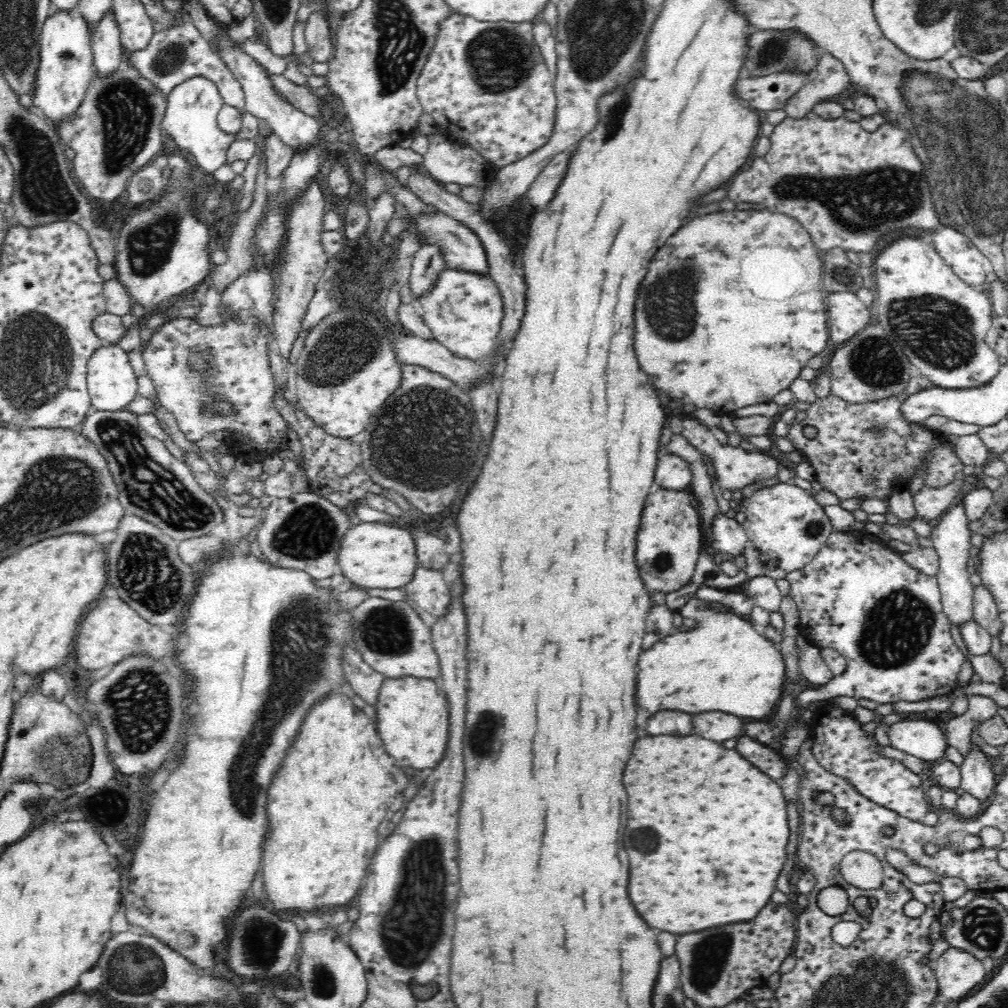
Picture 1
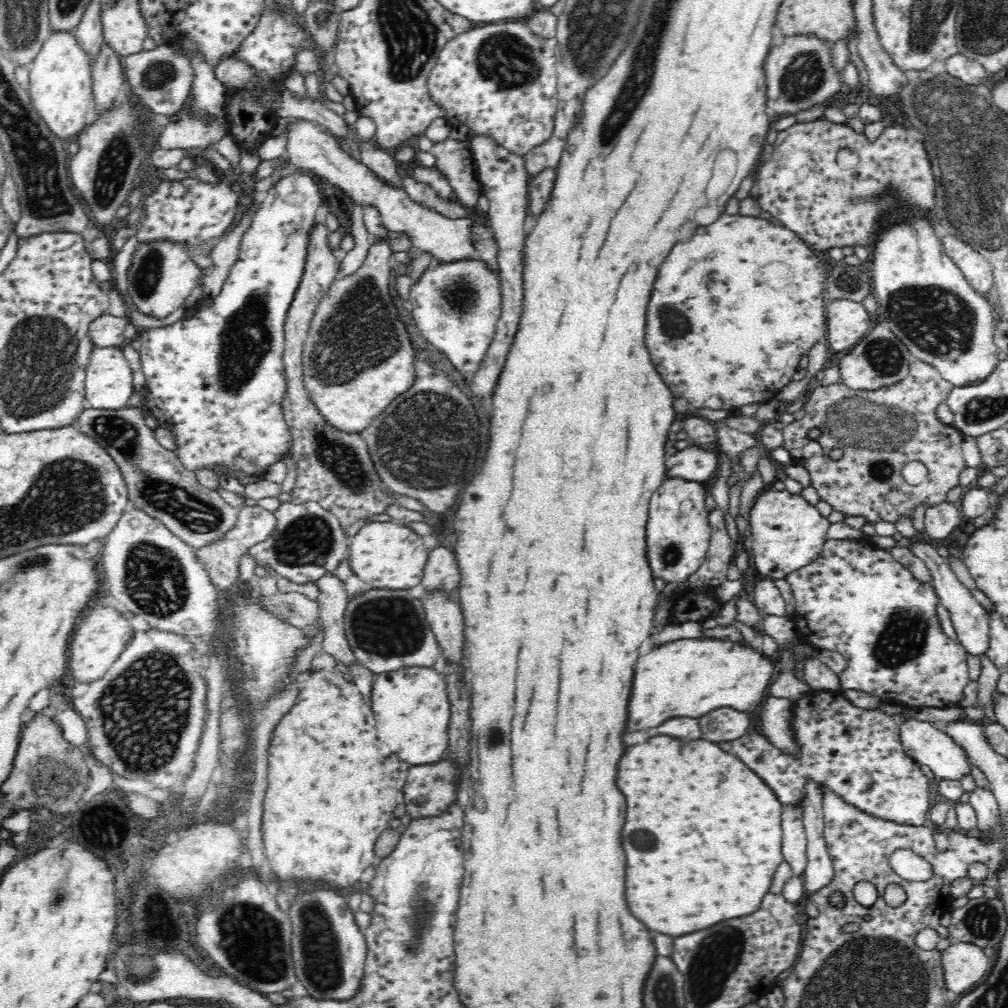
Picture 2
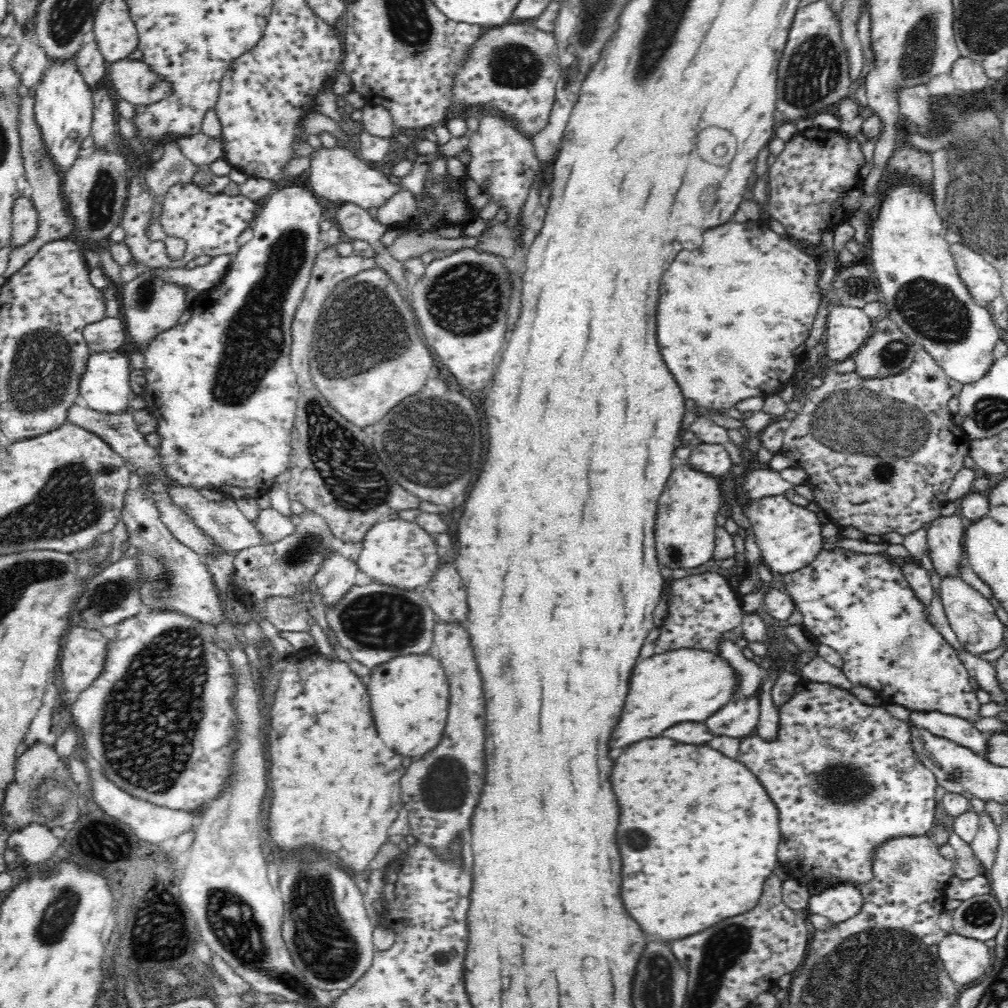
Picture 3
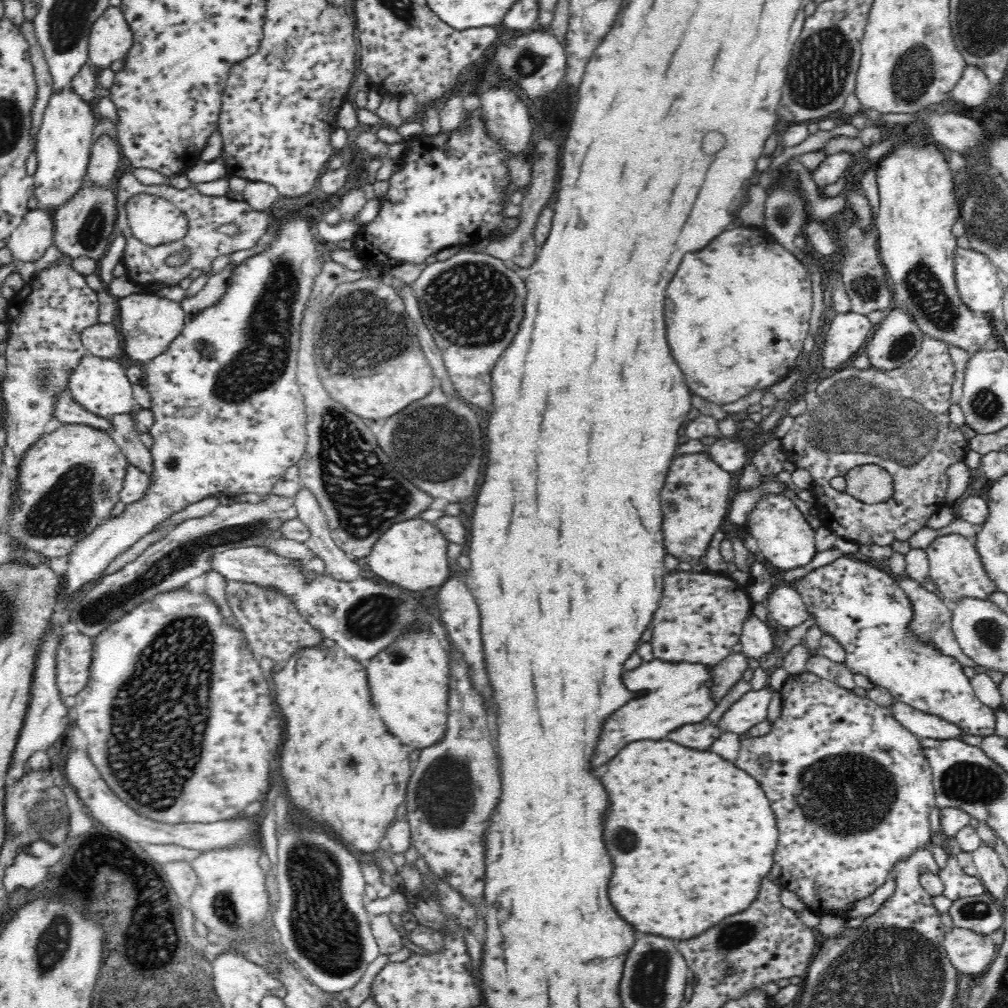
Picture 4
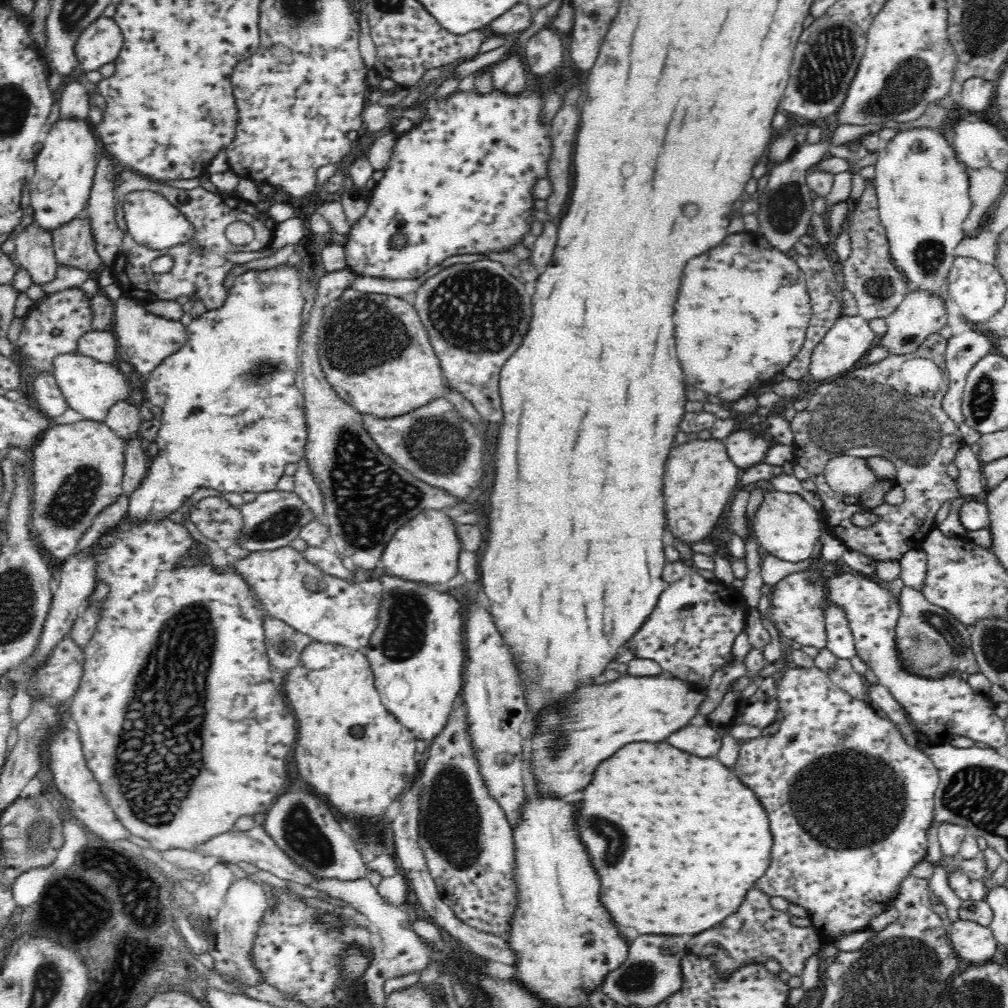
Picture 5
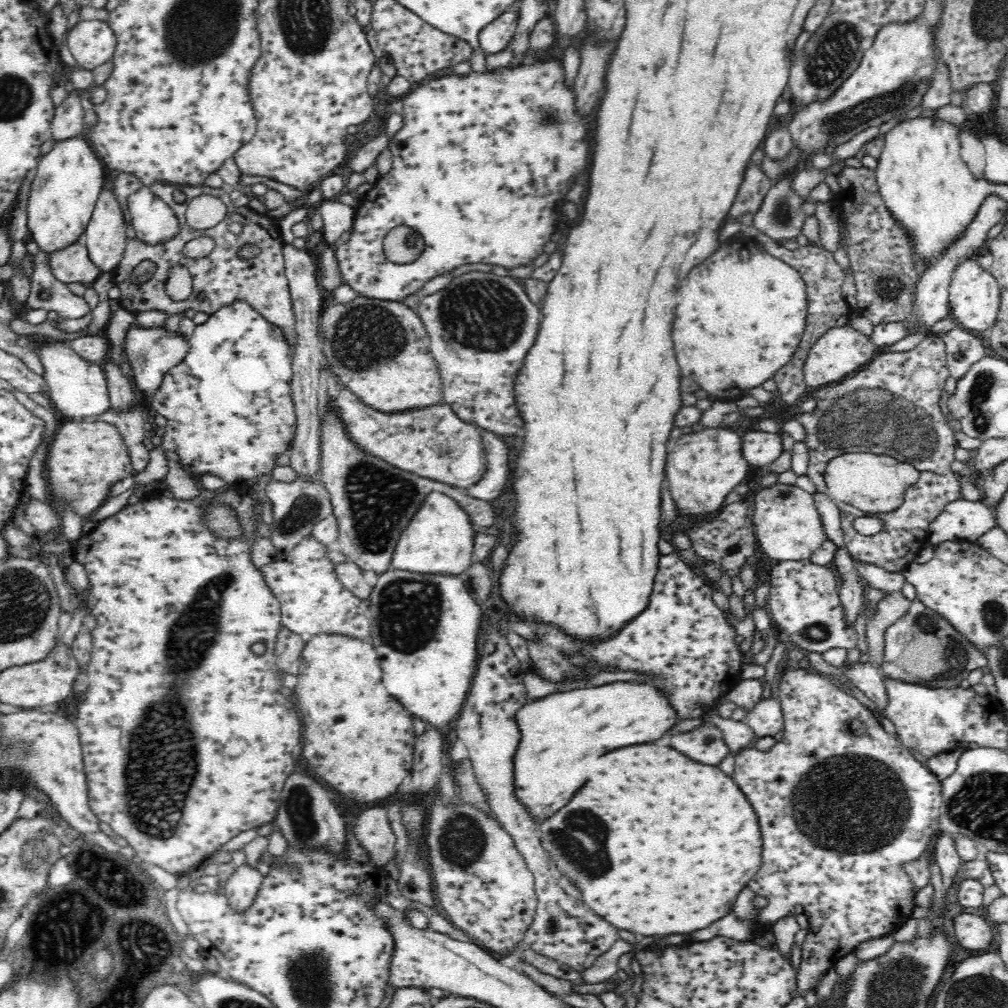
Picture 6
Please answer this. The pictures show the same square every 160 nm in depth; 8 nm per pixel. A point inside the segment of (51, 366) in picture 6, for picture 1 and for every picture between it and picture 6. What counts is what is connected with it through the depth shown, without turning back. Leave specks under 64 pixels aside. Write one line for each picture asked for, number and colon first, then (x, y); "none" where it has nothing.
1: (111, 380)
2: (108, 385)
3: (105, 385)
4: (100, 384)
5: (91, 387)

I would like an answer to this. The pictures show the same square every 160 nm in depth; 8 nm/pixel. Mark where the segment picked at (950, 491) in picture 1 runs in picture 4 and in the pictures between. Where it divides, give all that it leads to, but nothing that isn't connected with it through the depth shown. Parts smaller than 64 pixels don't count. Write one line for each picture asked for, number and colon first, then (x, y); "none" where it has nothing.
2: (941, 519)
3: (944, 535)
4: (955, 568)

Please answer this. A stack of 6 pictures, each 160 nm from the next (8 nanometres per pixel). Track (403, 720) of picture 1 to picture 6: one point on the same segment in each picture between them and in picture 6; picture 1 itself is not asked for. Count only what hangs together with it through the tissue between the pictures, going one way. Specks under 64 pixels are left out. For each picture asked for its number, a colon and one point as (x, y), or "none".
2: (411, 707)
3: (410, 695)
4: (409, 681)
5: (417, 654)
6: (424, 628)

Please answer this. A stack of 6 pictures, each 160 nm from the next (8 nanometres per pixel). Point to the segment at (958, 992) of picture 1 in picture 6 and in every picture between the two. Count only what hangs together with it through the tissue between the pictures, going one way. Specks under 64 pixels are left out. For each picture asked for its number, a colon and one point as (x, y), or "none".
2: (964, 965)
3: (965, 959)
4: (970, 953)
5: (973, 944)
6: (975, 933)

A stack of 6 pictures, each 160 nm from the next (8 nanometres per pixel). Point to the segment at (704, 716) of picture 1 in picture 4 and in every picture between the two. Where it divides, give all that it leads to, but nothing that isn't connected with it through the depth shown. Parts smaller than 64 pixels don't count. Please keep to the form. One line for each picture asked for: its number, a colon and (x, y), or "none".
2: (722, 725)
3: (739, 719)
4: (751, 709)

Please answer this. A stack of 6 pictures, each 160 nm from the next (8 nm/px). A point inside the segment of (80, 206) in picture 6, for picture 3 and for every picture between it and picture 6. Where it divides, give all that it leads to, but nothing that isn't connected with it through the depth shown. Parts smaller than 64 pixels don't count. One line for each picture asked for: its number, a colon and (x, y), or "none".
3: (63, 101)
4: (64, 141)
5: (65, 162)

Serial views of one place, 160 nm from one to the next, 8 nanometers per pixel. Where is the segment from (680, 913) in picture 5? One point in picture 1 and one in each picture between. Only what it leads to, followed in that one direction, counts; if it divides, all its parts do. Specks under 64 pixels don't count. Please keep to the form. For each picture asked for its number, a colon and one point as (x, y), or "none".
1: (707, 835)
2: (710, 849)
3: (712, 830)
4: (703, 834)

